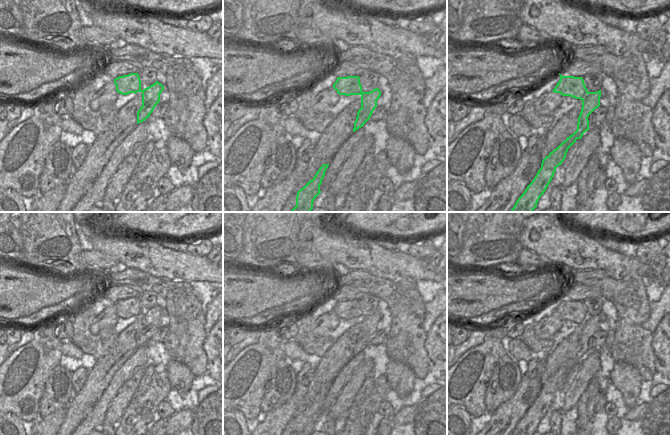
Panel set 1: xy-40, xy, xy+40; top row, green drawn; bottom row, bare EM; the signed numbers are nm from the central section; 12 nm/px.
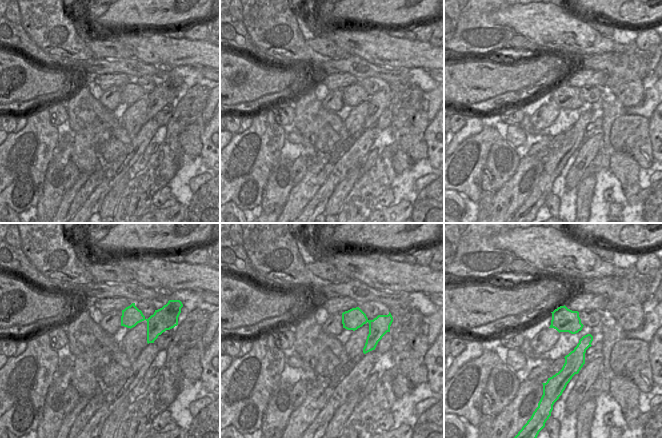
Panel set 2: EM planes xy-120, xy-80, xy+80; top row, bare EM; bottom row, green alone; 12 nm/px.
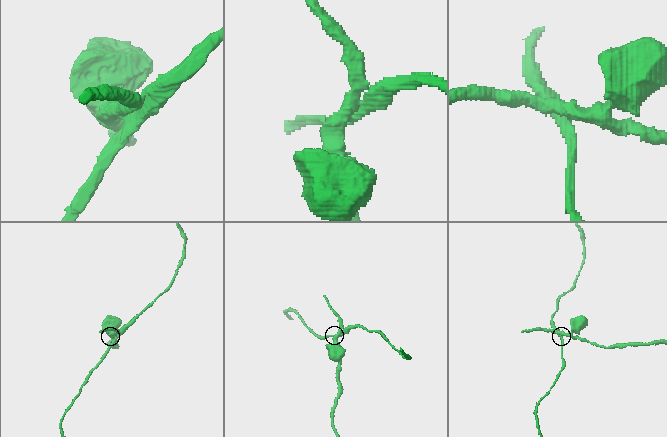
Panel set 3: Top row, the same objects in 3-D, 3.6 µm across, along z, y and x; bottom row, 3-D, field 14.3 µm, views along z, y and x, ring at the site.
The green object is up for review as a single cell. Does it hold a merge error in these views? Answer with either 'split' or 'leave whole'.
split

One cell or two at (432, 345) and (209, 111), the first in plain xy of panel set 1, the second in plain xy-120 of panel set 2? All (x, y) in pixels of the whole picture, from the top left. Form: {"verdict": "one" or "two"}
{"verdict": "two"}

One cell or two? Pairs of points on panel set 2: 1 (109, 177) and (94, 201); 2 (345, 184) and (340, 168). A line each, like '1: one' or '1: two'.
1: one
2: two

